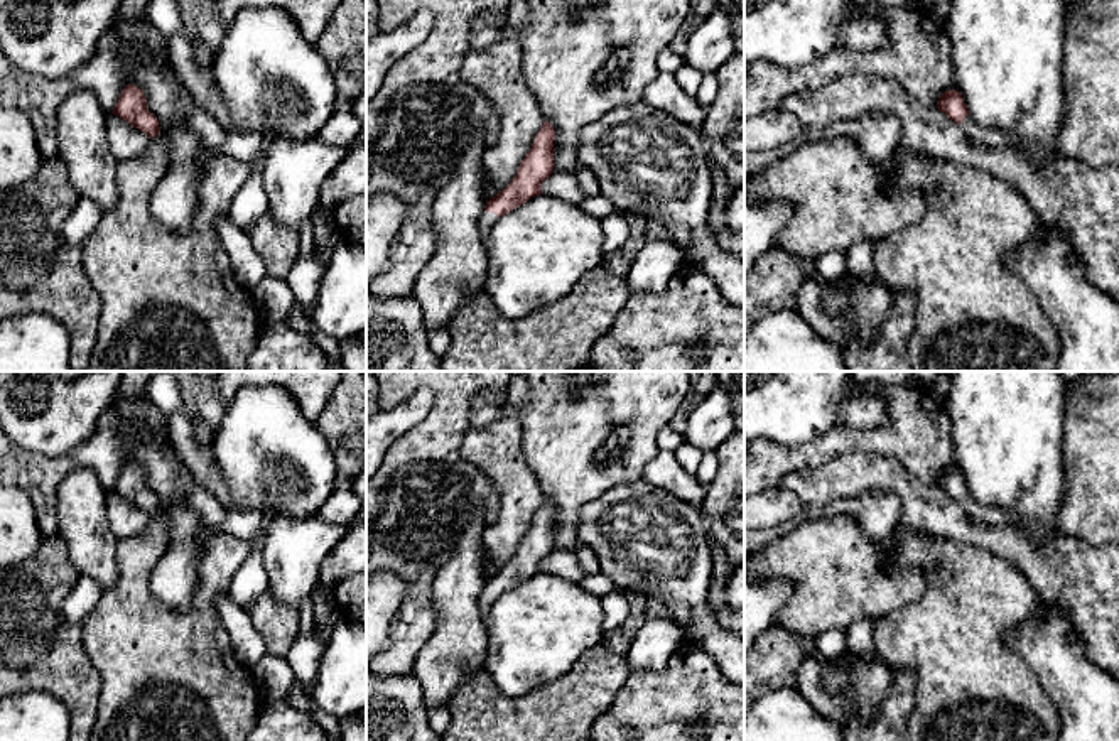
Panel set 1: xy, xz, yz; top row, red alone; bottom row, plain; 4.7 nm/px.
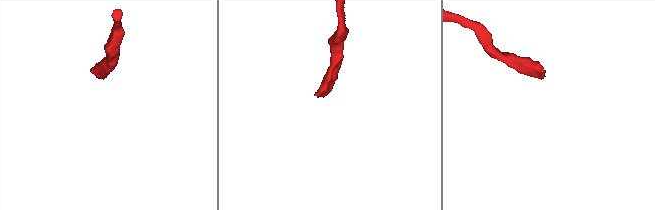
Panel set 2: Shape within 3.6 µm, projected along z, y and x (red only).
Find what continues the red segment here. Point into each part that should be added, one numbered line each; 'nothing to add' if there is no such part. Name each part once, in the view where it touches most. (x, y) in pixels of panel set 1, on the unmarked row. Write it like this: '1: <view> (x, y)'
1: xz (486, 600)

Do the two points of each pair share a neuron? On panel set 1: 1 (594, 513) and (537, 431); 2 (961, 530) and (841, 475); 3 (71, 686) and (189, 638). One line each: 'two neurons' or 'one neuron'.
1: two neurons
2: one neuron
3: two neurons

